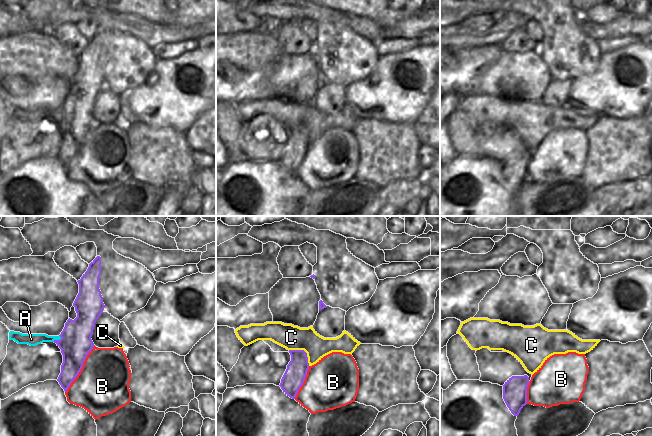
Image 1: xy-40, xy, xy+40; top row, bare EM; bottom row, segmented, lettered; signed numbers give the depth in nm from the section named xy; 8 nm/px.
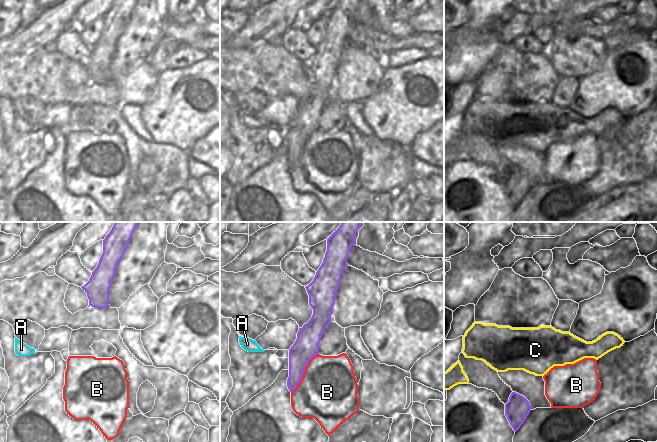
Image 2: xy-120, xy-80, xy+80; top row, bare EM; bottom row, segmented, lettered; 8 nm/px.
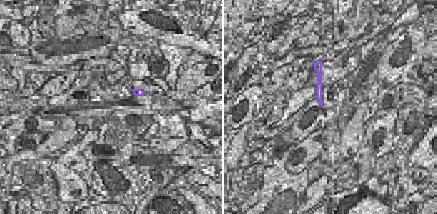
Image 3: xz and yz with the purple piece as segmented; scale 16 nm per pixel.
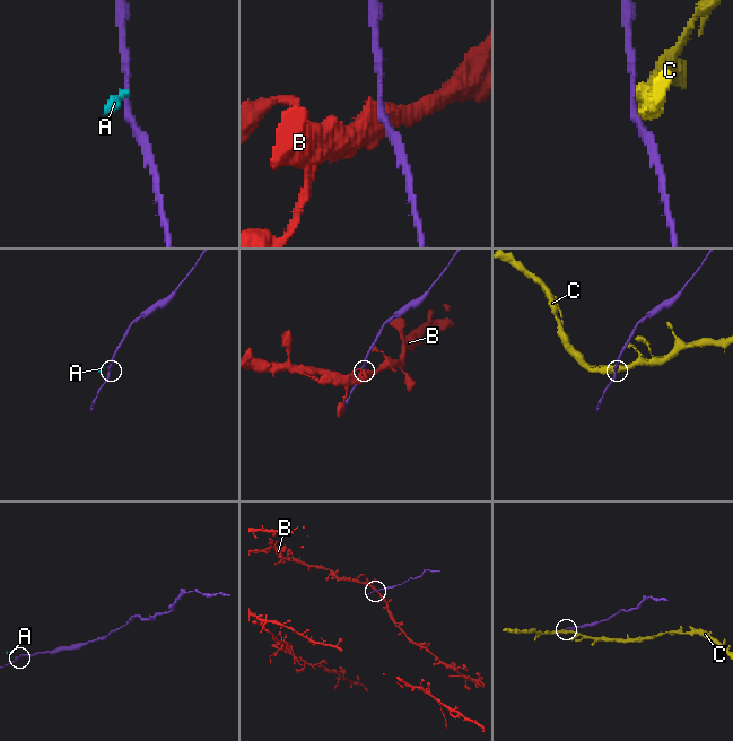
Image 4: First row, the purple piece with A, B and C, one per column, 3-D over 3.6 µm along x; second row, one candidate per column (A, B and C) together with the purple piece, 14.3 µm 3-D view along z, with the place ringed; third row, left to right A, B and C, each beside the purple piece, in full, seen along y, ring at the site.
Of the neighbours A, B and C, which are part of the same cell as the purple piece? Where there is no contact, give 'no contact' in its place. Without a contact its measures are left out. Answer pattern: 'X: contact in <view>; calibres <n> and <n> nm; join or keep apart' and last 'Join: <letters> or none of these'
A: contact in xy-40; calibres 260 and 100 nm; keep apart
B: contact in xy-40; calibres 260 and 440 nm; keep apart
C: contact in xy; calibres 170 and 200 nm; keep apart
Join: none of these

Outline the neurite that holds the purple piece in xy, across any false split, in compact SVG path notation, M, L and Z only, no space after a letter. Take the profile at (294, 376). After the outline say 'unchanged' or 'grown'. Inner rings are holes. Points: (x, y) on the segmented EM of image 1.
M289 350L291 361L281 379L280 387L283 392L295 399L305 381L309 369L307 353L304 350Z; unchanged

